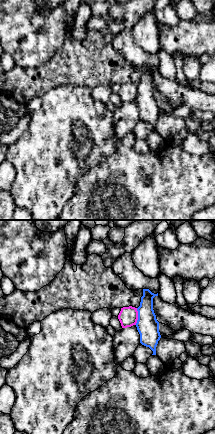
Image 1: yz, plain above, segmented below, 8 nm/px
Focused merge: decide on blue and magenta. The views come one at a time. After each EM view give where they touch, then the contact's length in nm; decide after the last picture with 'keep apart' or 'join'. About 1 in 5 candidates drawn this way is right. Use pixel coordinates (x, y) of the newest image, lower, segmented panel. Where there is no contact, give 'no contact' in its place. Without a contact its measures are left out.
meets blue at (138, 316); contact 140 nm long

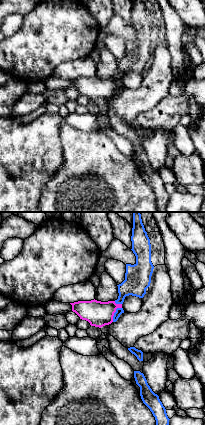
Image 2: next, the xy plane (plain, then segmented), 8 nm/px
meets blue at (114, 313); contact 140 nm long

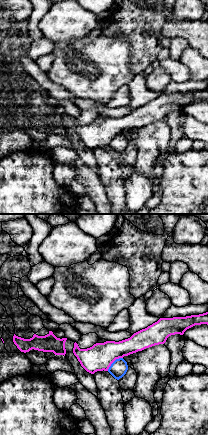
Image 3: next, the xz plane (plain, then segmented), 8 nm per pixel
meets blue at (113, 362); contact 170 nm long

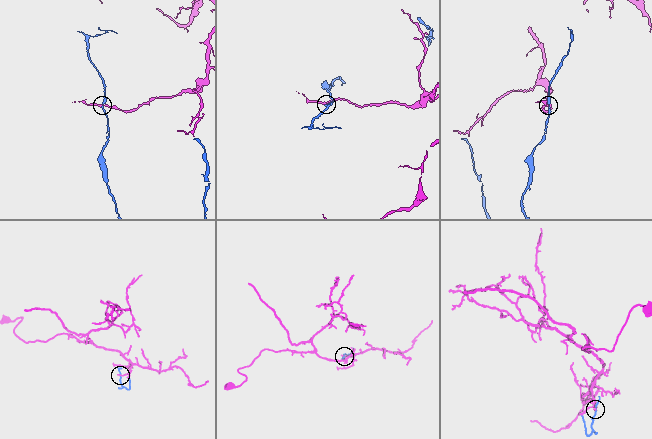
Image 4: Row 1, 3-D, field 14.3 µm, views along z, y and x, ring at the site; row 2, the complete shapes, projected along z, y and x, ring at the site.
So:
keep apart

